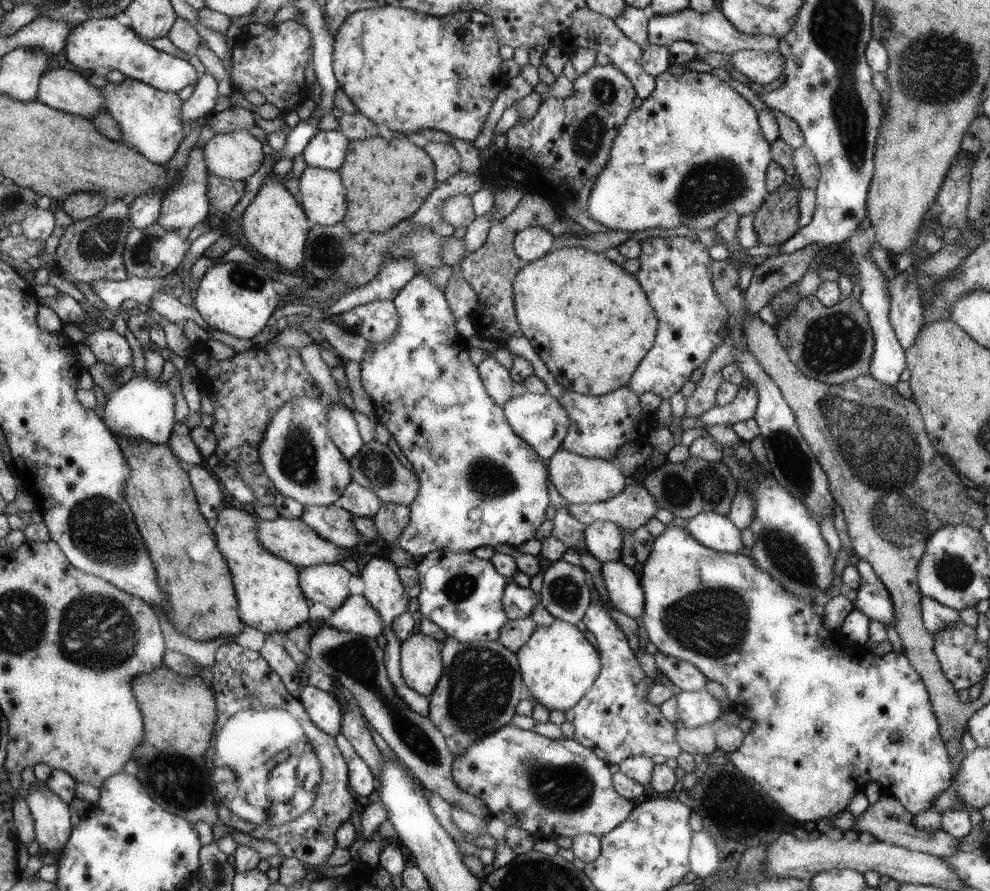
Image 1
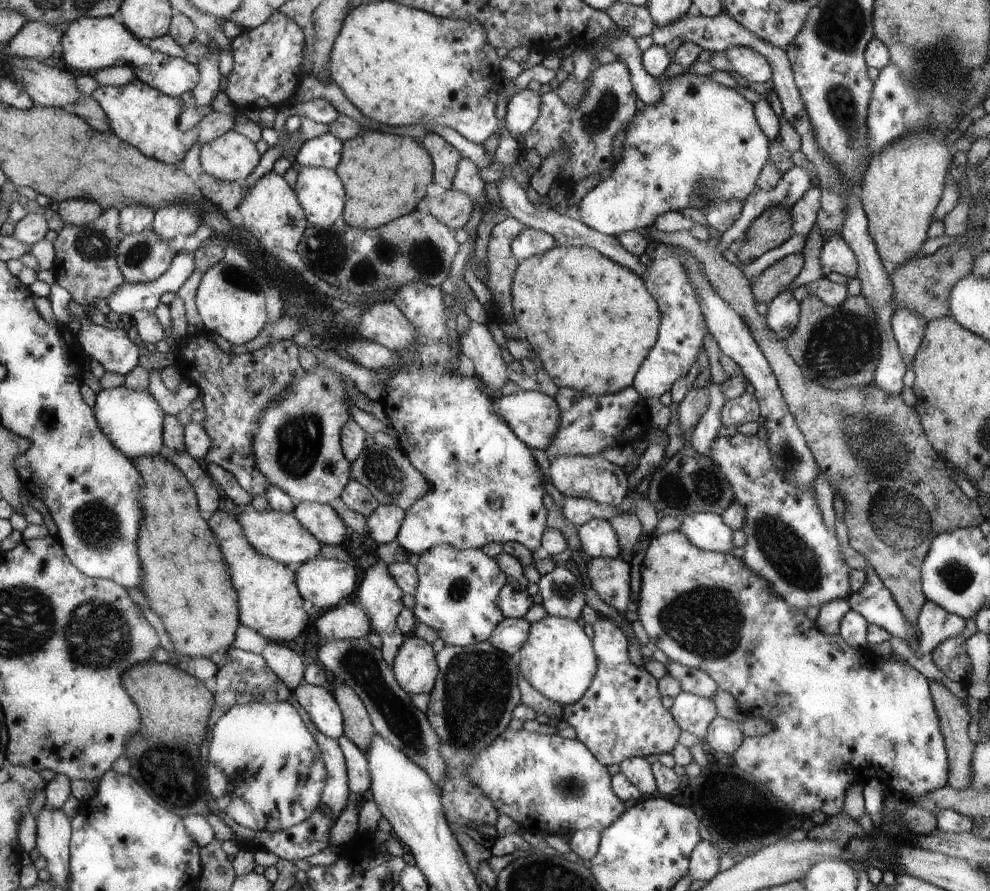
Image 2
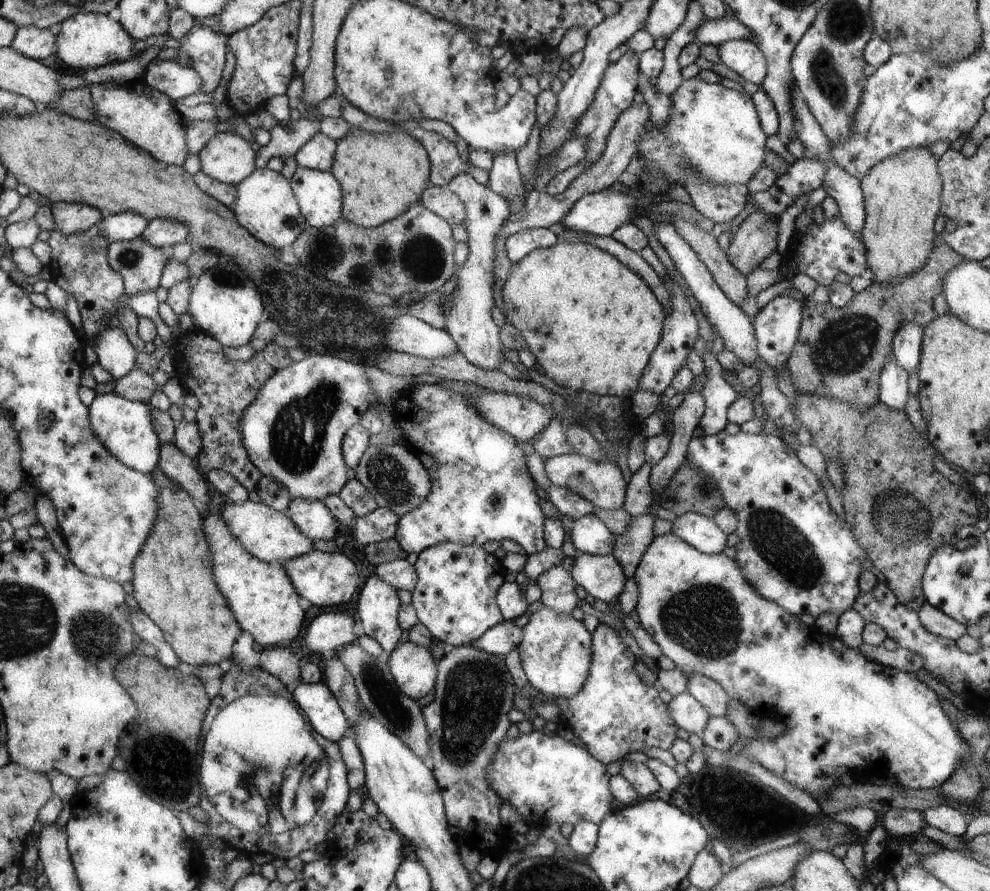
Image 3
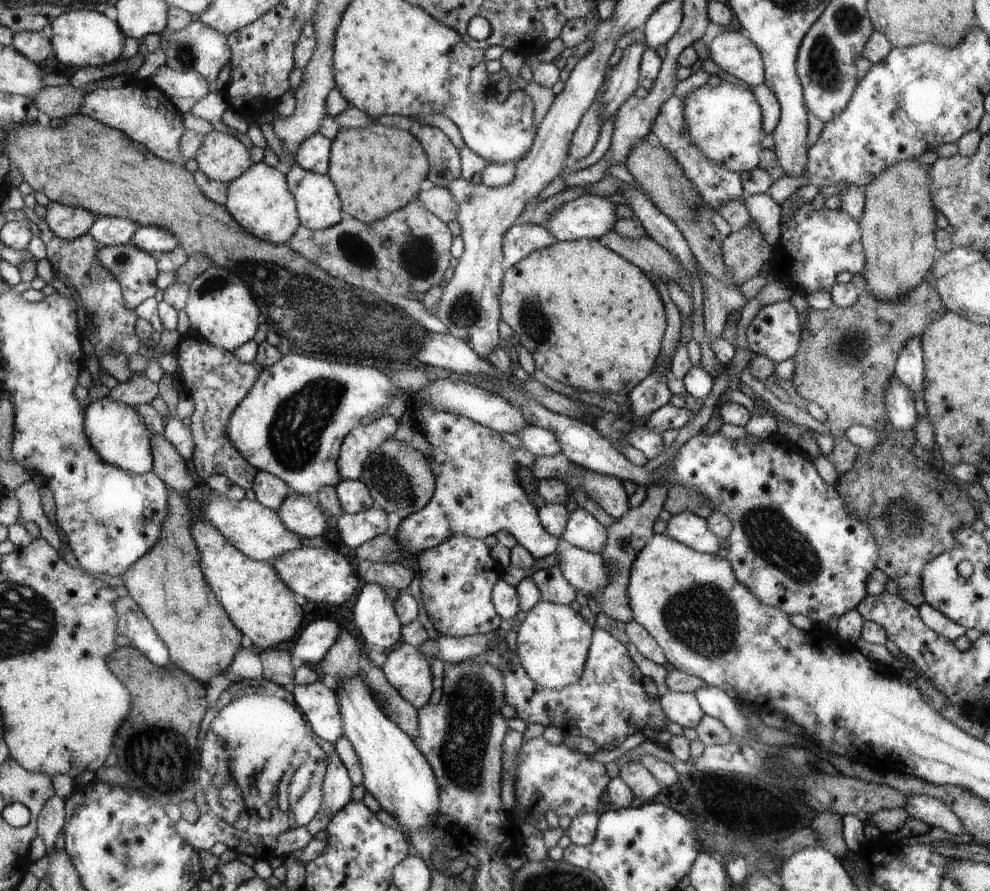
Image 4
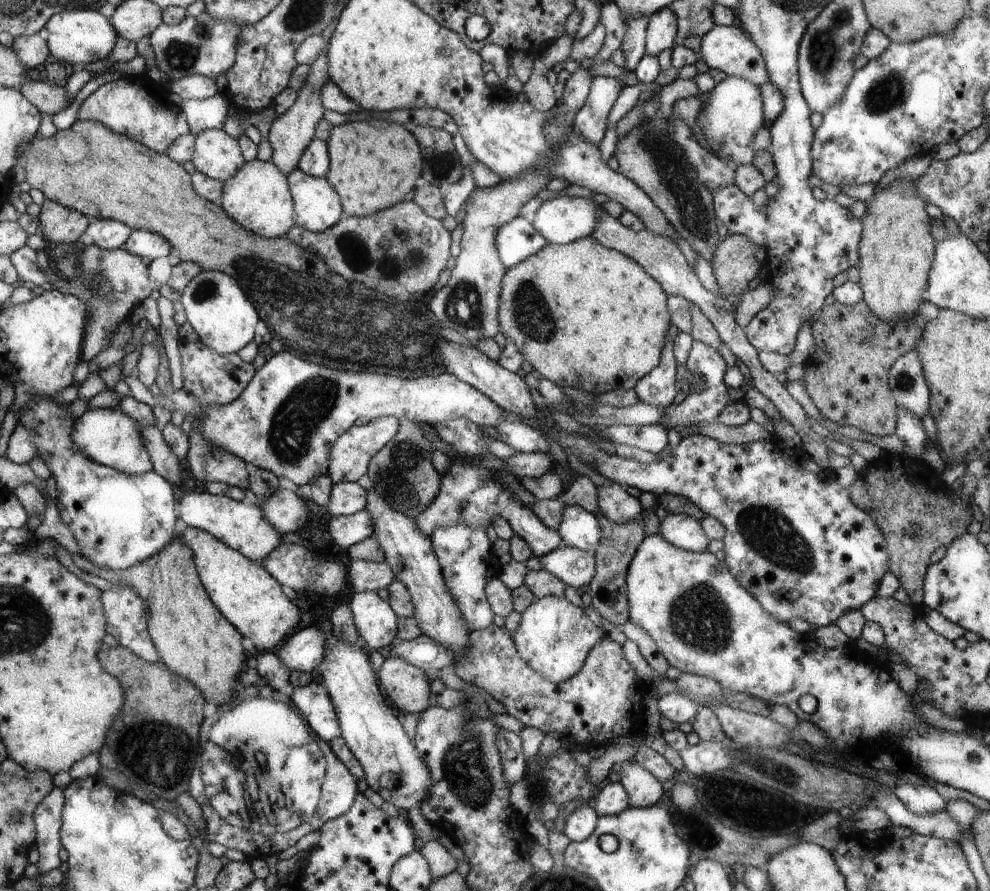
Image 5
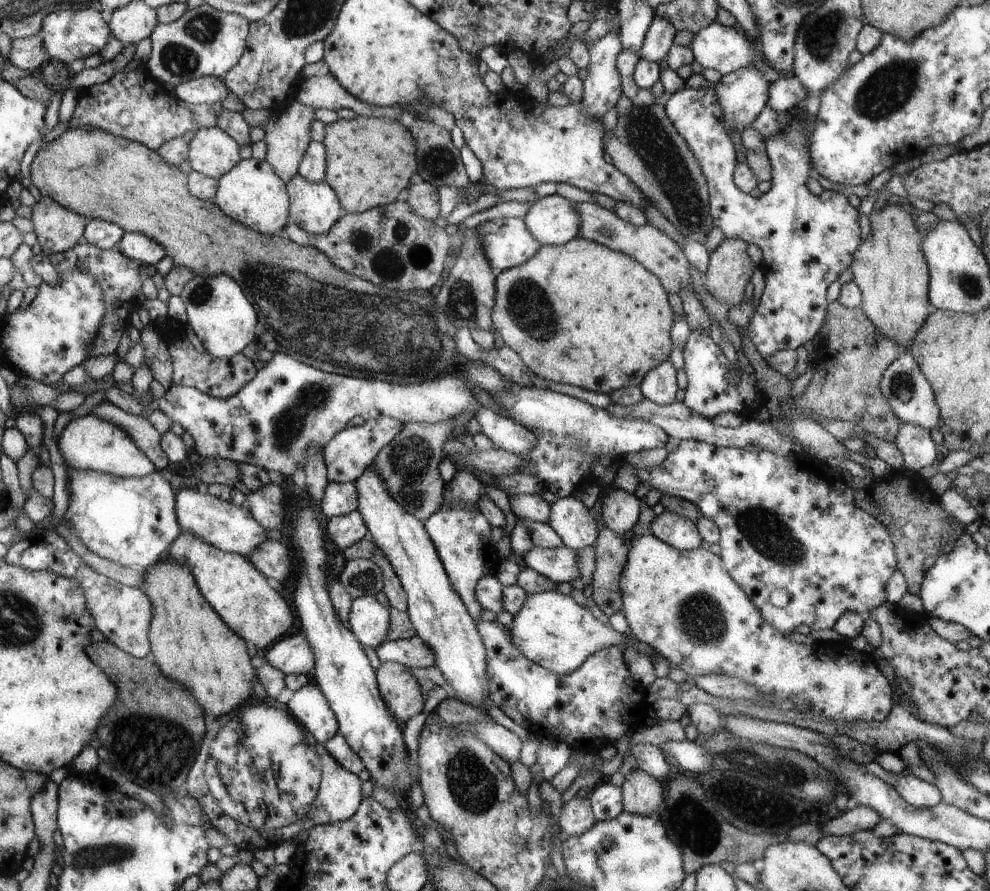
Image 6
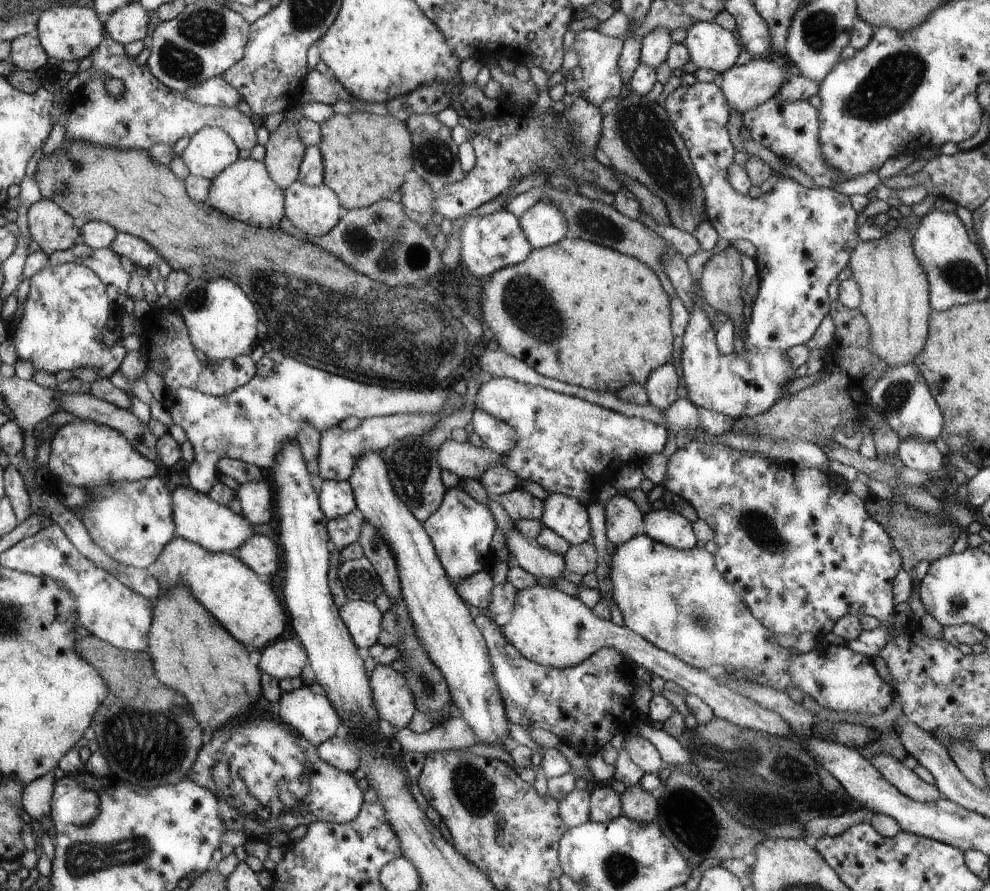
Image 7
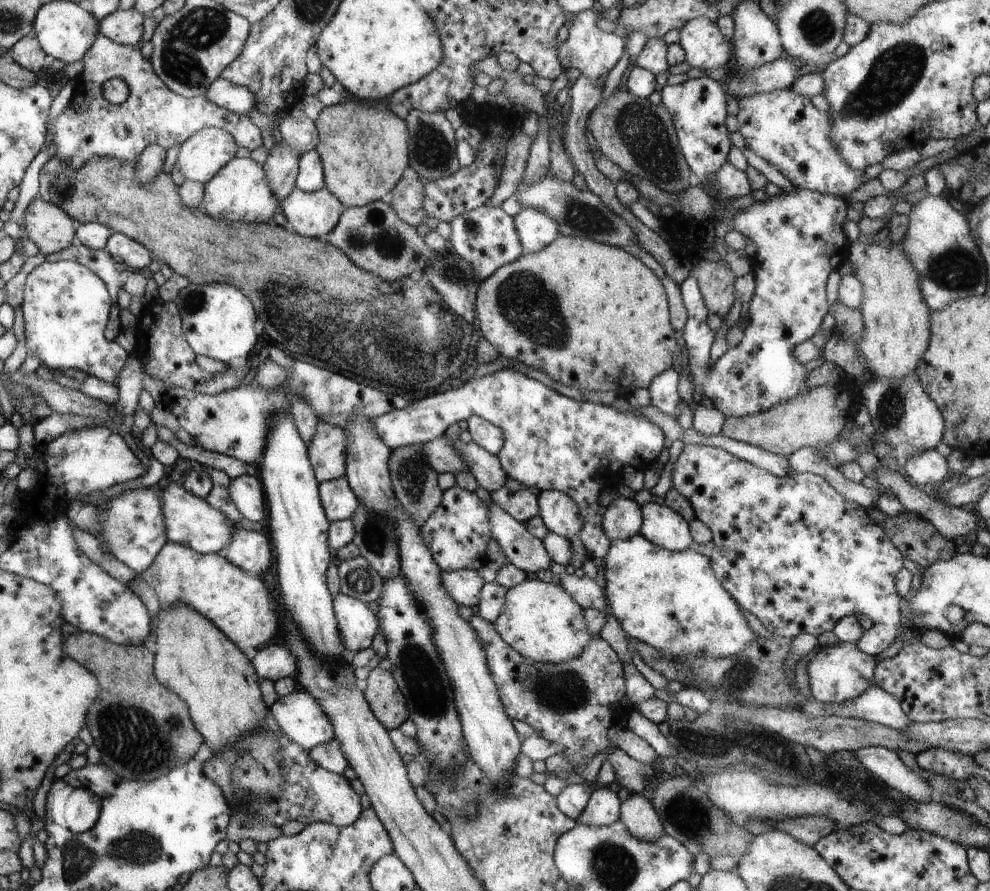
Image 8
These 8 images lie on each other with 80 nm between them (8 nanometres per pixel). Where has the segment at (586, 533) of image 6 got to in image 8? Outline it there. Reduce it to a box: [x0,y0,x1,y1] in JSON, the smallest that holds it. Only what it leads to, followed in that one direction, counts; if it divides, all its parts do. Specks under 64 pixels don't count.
[537,490,583,540]

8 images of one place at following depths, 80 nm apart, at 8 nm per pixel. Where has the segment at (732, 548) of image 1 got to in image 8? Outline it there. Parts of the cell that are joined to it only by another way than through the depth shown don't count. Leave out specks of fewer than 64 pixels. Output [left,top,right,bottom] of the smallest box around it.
[641,504,695,551]

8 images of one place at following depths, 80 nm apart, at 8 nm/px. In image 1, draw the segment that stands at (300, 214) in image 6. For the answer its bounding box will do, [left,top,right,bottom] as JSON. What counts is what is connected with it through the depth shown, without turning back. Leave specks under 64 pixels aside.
[298,167,347,226]

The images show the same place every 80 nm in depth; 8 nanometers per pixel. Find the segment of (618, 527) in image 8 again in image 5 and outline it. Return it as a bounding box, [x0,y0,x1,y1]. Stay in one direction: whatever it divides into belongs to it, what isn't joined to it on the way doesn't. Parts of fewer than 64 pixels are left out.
[596,482,644,523]

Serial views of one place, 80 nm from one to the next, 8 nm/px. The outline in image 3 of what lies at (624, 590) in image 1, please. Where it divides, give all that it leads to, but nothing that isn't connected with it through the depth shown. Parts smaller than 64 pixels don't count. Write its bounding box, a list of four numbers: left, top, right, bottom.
[571,553,627,607]

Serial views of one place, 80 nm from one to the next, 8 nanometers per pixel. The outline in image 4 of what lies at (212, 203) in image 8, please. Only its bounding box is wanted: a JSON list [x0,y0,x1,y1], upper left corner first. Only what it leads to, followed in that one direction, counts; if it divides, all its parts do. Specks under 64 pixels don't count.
[224,161,302,245]

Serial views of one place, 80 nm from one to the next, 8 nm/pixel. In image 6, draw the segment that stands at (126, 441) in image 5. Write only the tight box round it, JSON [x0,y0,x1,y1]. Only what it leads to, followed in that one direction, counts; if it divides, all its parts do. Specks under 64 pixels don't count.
[56,413,157,478]

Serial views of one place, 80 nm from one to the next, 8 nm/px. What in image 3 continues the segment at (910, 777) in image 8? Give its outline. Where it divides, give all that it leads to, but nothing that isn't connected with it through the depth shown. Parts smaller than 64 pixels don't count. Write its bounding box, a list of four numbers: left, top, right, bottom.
[922,803,971,837]

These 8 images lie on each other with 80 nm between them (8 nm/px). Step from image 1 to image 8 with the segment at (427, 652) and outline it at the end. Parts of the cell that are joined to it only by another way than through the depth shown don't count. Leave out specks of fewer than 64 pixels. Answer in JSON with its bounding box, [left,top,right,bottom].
[362,667,410,730]

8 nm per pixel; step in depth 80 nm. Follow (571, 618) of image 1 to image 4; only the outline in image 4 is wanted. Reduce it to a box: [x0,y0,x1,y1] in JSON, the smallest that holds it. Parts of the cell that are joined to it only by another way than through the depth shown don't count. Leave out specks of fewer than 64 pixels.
[531,565,580,606]

